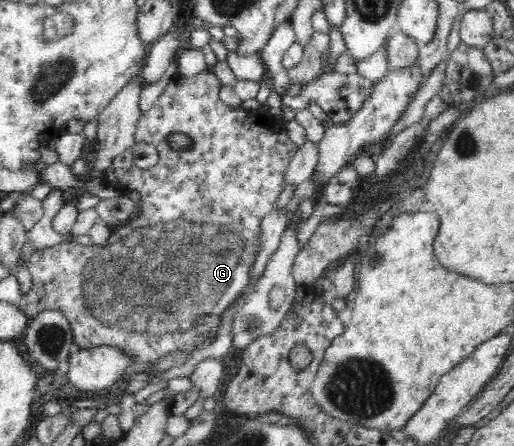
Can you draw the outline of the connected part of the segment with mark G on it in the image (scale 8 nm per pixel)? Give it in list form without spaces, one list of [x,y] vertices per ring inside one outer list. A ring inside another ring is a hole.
[[[210,68],[190,78],[176,76],[168,82],[167,87],[154,102],[152,108],[146,112],[141,112],[135,128],[134,143],[152,144],[159,154],[158,164],[152,166],[152,168],[138,168],[132,162],[132,158],[134,158],[132,150],[126,149],[122,154],[116,156],[114,162],[112,162],[112,167],[104,176],[104,180],[118,190],[125,192],[134,190],[140,193],[141,200],[136,204],[132,216],[127,221],[122,221],[120,225],[112,227],[108,227],[100,217],[97,217],[96,222],[88,232],[91,245],[84,246],[76,244],[76,242],[62,241],[52,247],[35,249],[30,256],[30,260],[26,262],[32,286],[29,292],[19,300],[17,306],[20,311],[25,312],[30,319],[40,314],[40,312],[60,311],[69,320],[73,338],[76,342],[75,348],[91,349],[97,346],[111,346],[113,349],[125,353],[125,356],[133,360],[133,370],[147,367],[150,364],[154,365],[160,358],[171,356],[174,353],[196,352],[198,348],[207,346],[216,339],[217,330],[221,326],[221,319],[224,318],[224,314],[228,312],[229,307],[233,306],[233,303],[238,303],[241,300],[240,296],[246,292],[248,286],[254,280],[252,270],[254,270],[256,264],[256,254],[260,250],[261,220],[264,215],[267,215],[267,212],[274,208],[280,194],[283,192],[287,184],[285,179],[289,167],[293,163],[293,156],[298,148],[288,137],[288,131],[284,124],[278,123],[274,116],[260,111],[254,113],[245,112],[242,108],[232,108],[232,106],[224,104],[220,100],[222,85],[222,82],[218,80],[217,72]],[[174,131],[184,131],[188,135],[192,135],[194,148],[190,148],[188,152],[172,152],[168,148],[165,138],[168,133]]]

